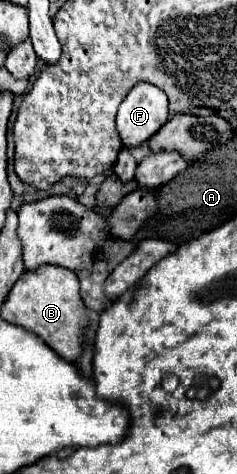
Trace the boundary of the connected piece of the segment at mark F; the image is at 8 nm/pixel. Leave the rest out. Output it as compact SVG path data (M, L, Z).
M149 83L135 85L129 91L129 95L125 97L125 101L119 105L119 111L117 111L117 131L119 131L123 147L139 147L149 137L153 137L157 133L157 129L161 129L163 123L169 119L167 107L169 107L169 101L161 89L157 89Z

